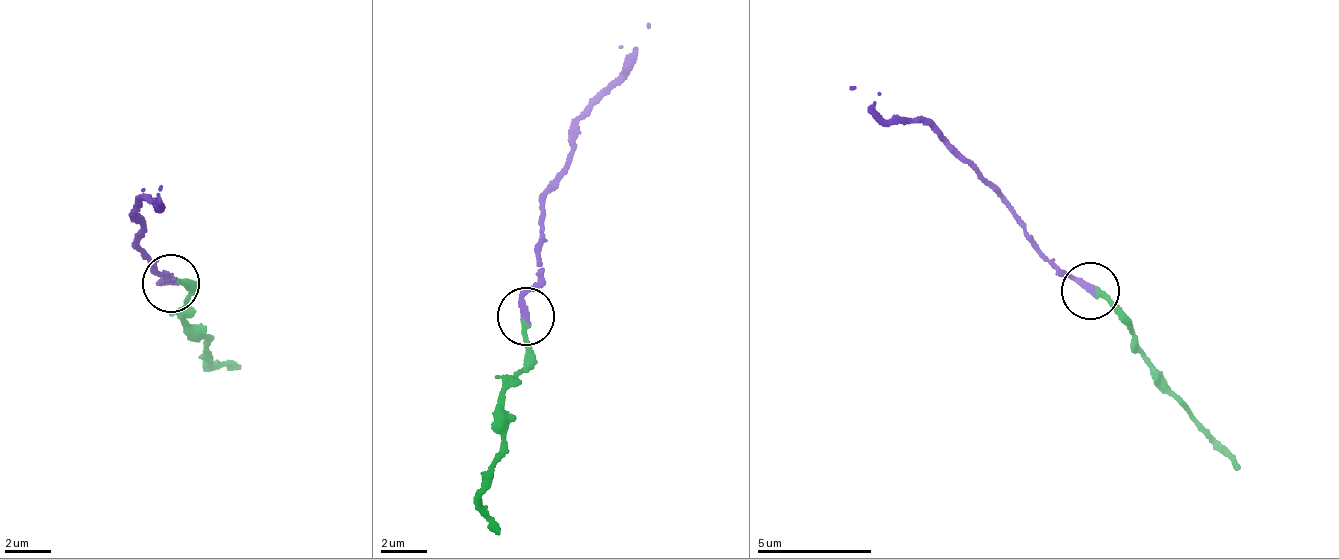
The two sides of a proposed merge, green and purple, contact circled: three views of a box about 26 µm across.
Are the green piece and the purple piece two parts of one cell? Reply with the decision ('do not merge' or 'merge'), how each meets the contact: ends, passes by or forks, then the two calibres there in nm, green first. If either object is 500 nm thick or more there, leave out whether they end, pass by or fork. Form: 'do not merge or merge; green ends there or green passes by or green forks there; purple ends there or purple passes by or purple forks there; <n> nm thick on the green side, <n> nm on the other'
merge; green ends there; purple ends there; 240 nm thick on the green side, 280 nm on the other

